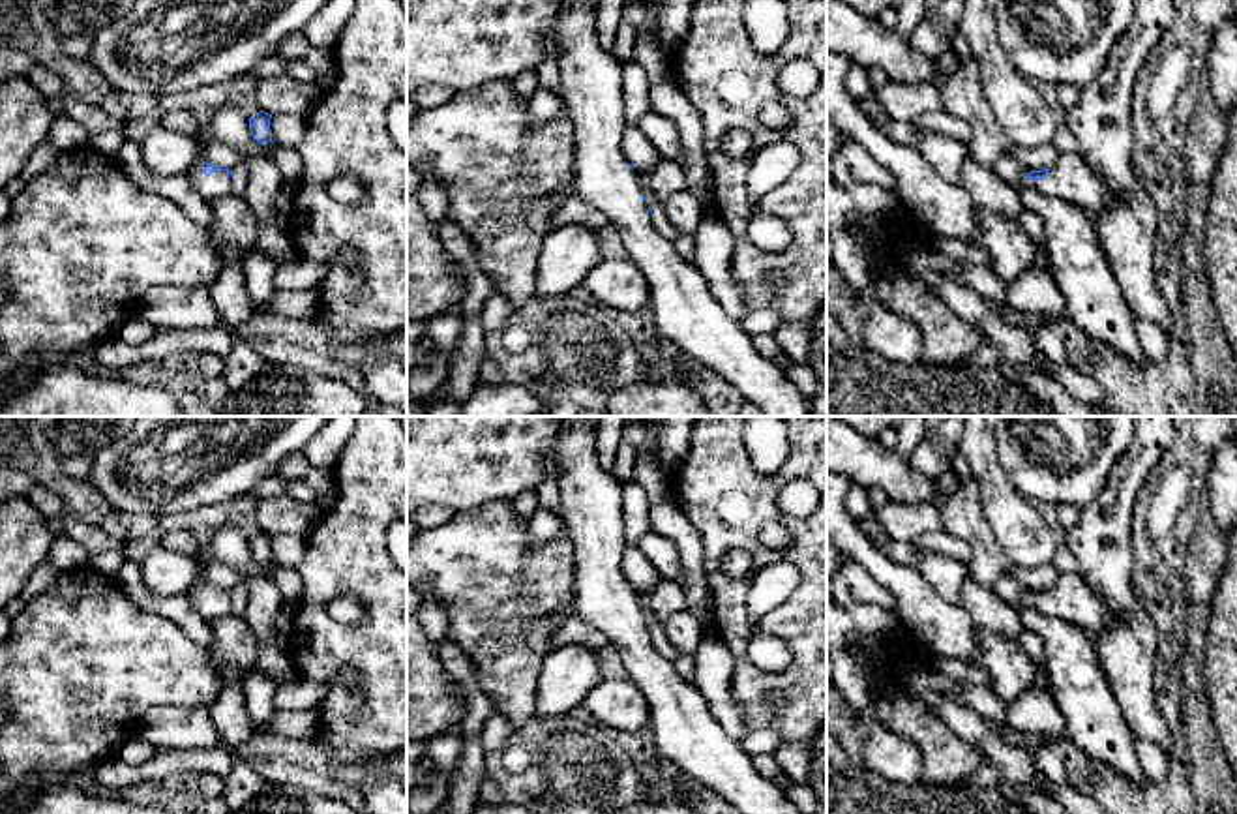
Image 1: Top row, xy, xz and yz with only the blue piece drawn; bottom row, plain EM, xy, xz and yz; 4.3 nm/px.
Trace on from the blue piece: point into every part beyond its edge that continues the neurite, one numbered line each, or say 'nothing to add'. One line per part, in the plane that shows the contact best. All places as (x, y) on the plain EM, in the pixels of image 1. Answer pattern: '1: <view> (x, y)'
1: xy (216, 604)

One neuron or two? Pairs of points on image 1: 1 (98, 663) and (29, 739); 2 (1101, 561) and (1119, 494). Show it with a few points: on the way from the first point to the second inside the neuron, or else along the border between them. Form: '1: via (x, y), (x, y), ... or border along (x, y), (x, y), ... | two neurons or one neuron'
1: via (83, 681), (44, 721) | one neuron
2: via (1099, 544), (1112, 511) | one neuron

